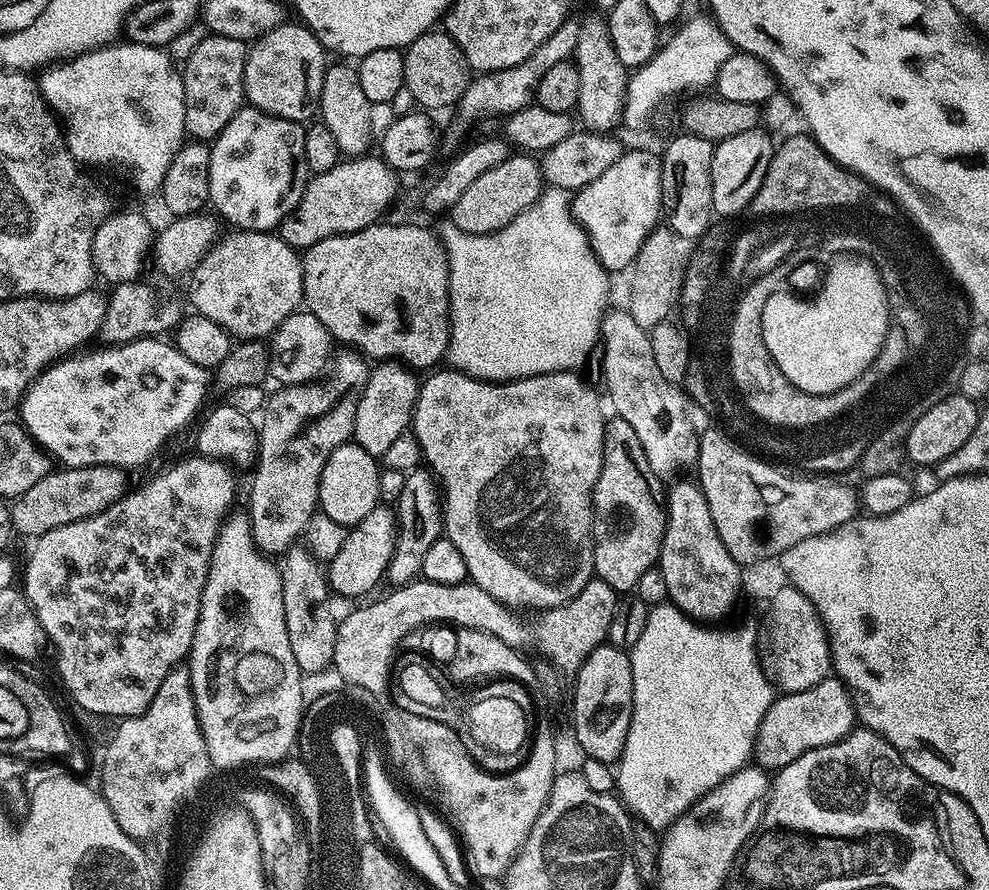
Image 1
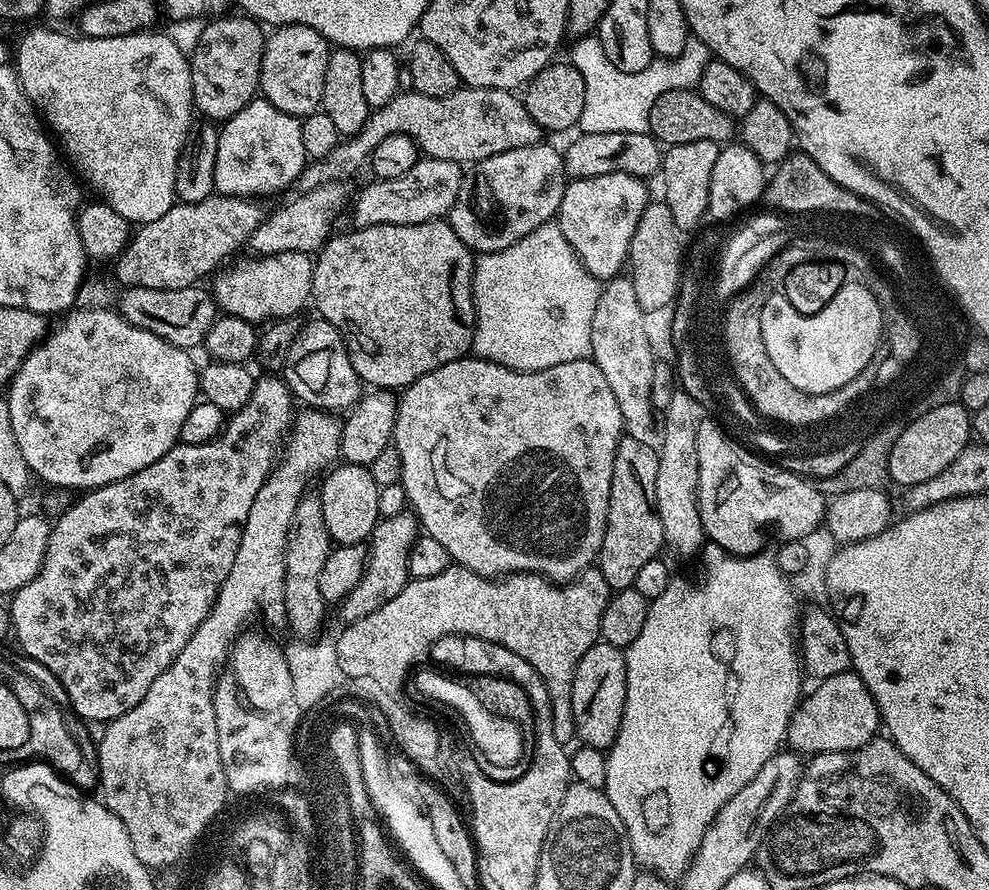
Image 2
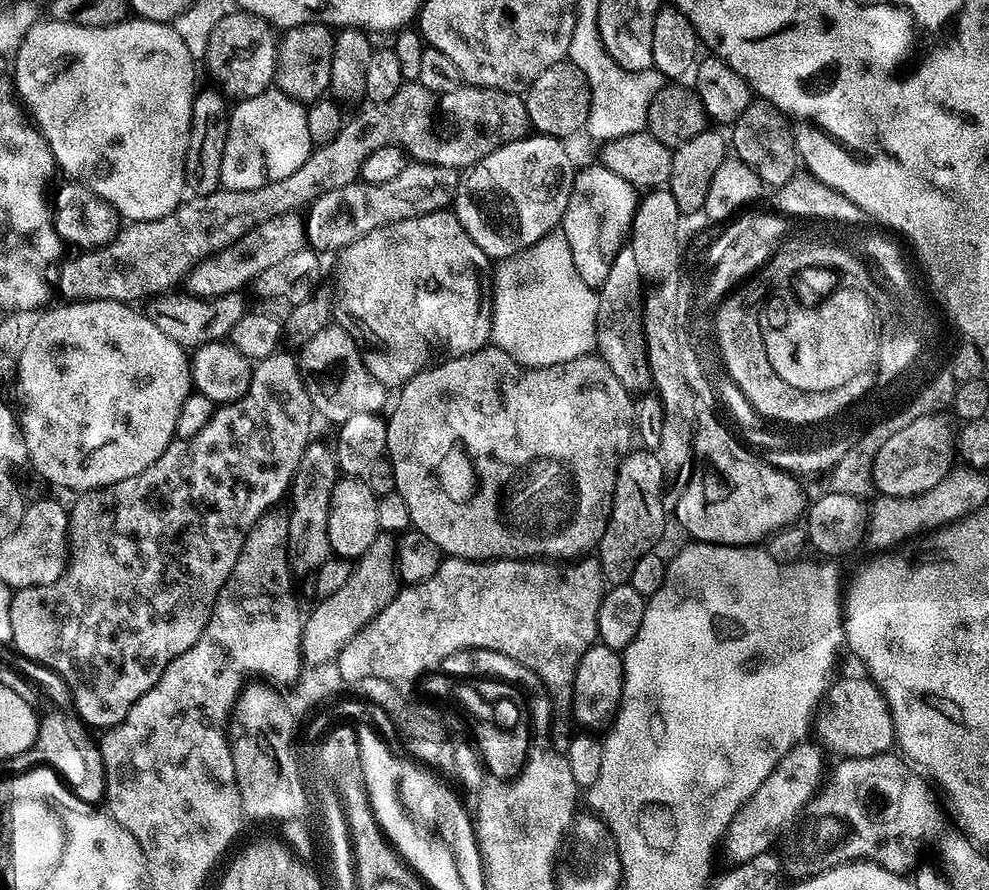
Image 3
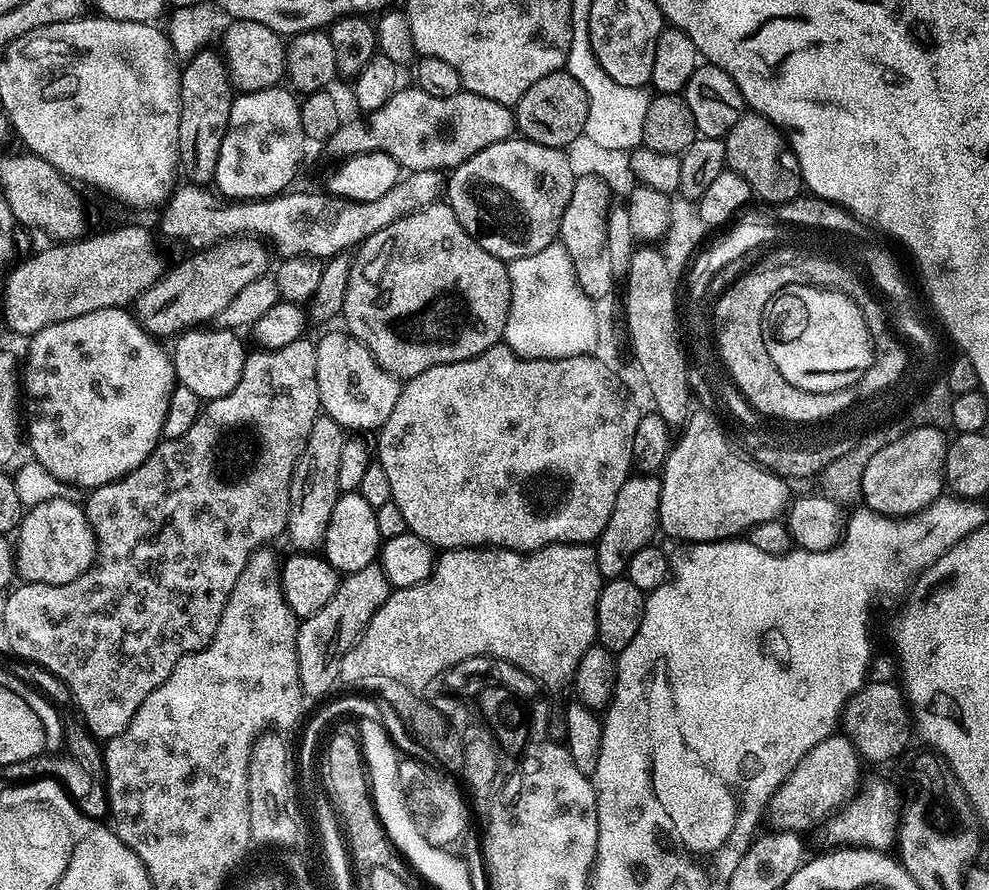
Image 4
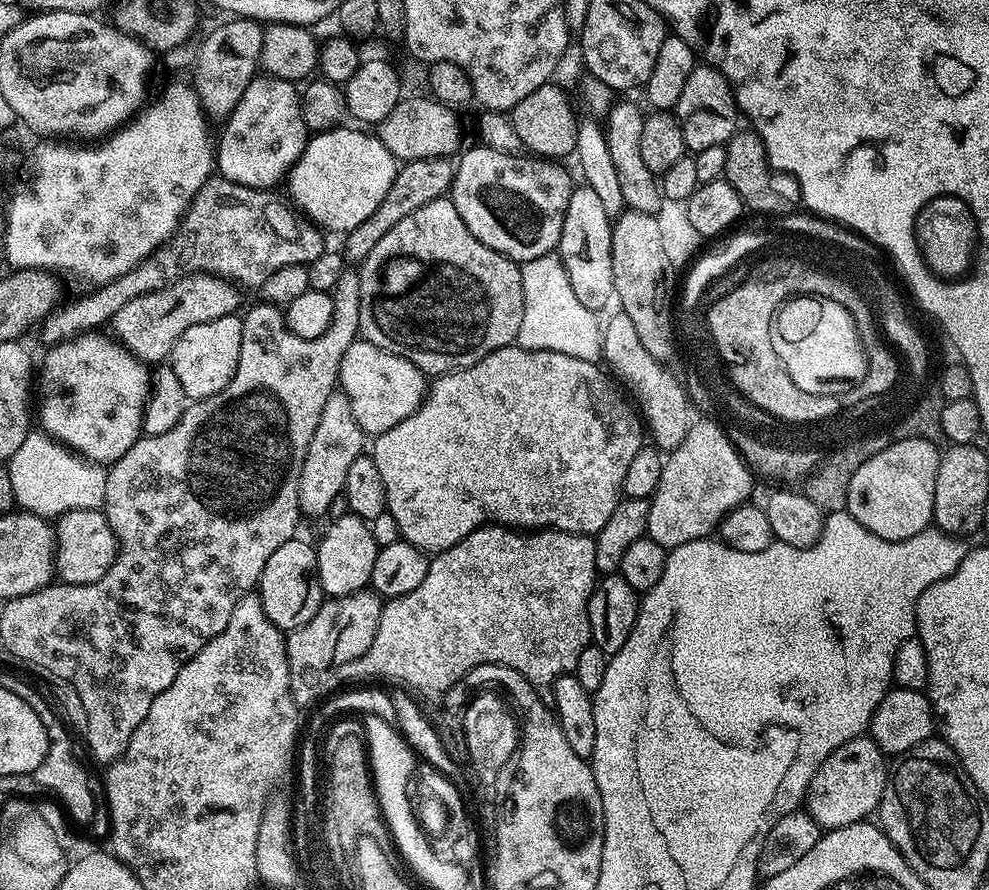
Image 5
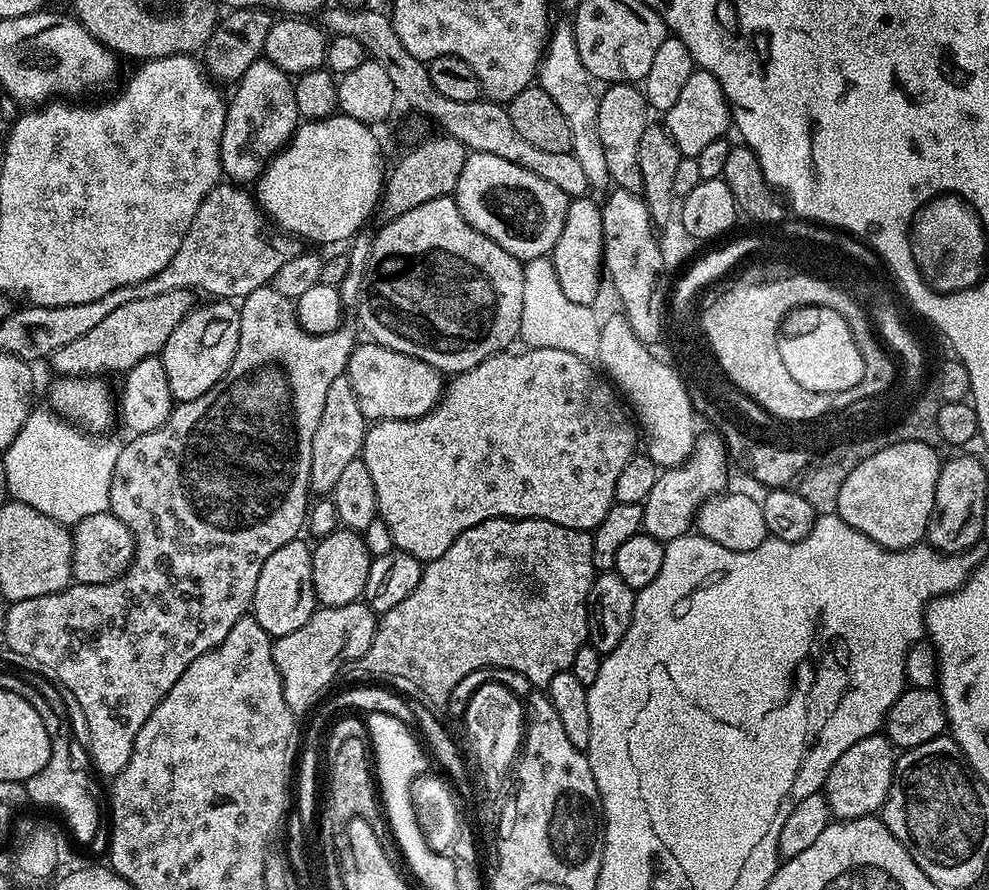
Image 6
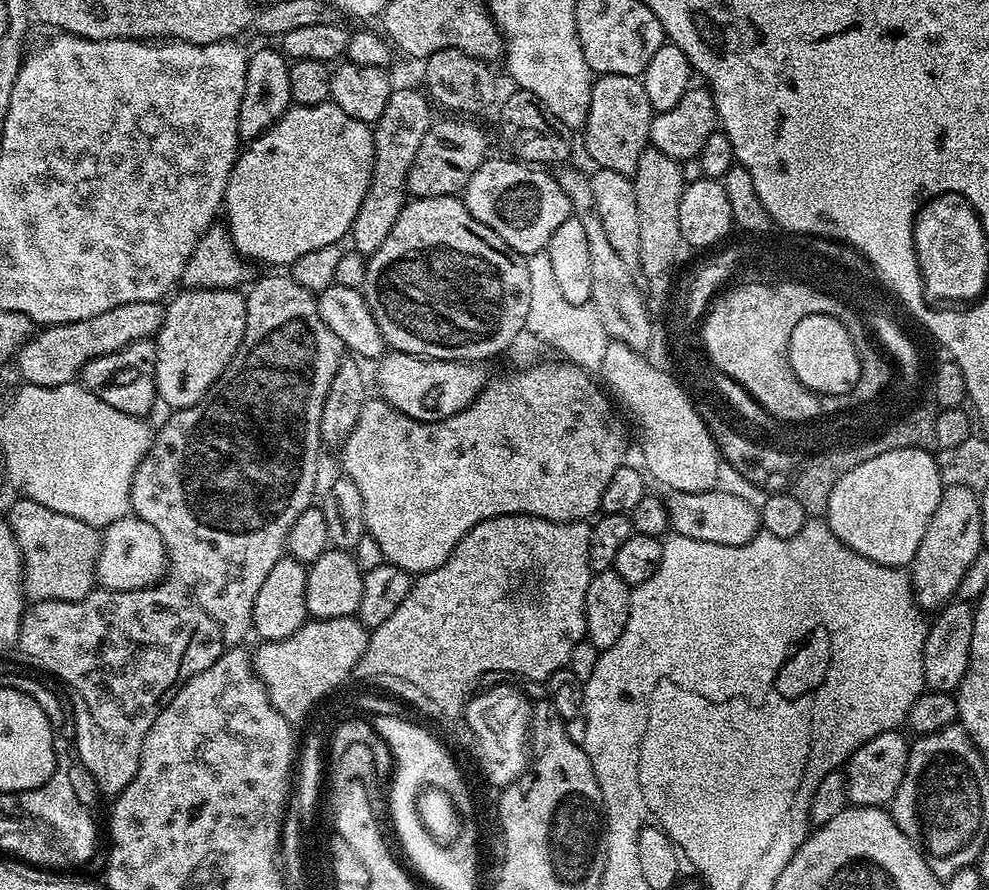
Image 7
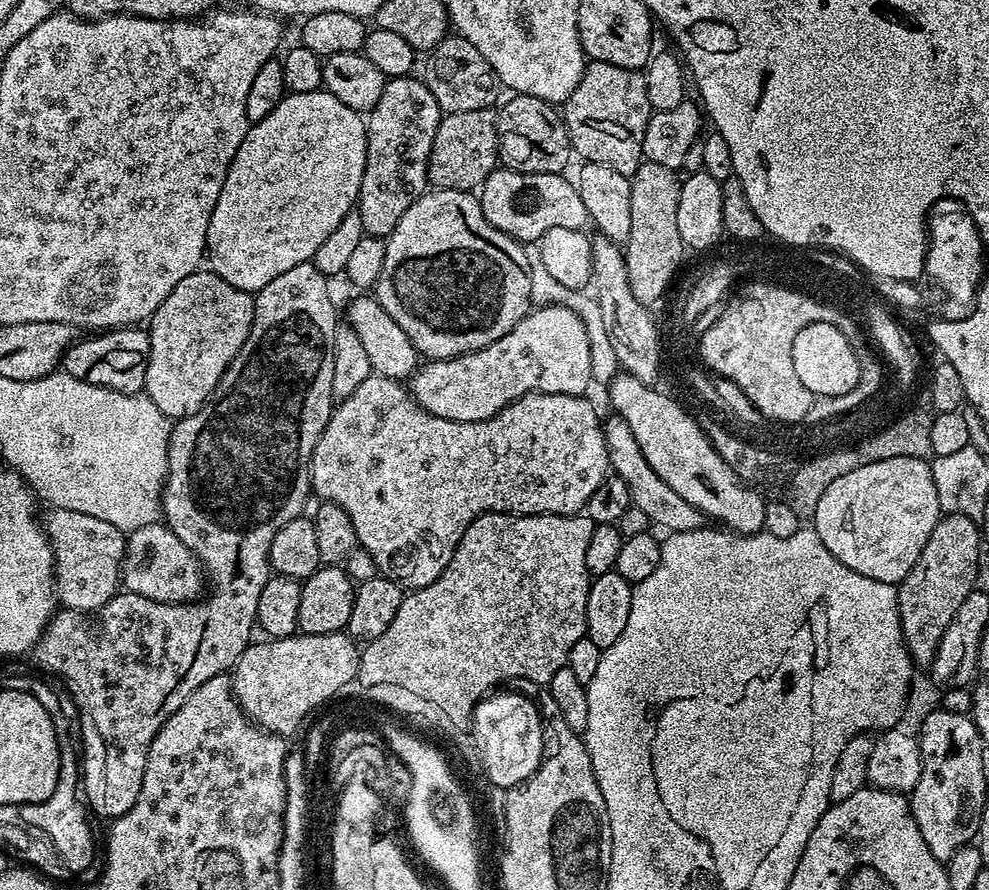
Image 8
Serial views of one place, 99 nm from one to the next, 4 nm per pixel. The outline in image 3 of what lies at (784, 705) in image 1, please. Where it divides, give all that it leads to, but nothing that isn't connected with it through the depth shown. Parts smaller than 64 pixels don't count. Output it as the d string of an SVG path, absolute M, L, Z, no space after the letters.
M848 676L845 680L837 679L833 683L814 724L815 731L820 731L819 739L823 747L828 750L833 748L837 757L850 760L892 752L896 744L894 718L888 699L877 684L861 676Z

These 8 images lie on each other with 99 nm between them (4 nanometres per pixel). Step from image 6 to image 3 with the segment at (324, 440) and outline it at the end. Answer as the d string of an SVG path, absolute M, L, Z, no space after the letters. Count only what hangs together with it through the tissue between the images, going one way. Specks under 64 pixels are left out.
M319 438L313 439L306 446L298 462L298 470L292 479L290 501L292 509L286 512L288 522L288 562L297 573L308 571L309 574L319 570L333 555L330 546L330 498L338 479L336 453L328 448Z

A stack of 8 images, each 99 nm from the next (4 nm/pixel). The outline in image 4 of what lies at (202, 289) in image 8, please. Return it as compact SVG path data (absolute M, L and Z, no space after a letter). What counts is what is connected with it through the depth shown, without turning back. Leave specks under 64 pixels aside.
M197 326L179 333L174 340L176 345L170 348L177 381L194 390L194 394L204 402L230 394L242 378L246 355L246 347L236 336L239 335L235 331L219 326Z

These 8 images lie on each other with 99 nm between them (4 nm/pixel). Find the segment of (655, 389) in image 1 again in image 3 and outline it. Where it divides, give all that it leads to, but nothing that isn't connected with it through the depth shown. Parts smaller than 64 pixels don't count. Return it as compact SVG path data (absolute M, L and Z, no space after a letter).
M631 247L620 249L614 262L610 262L610 274L598 290L598 318L596 319L596 348L600 359L614 370L614 378L630 390L648 388L648 352L644 349L645 327L642 321L642 291L640 292L642 273L638 261L634 259Z

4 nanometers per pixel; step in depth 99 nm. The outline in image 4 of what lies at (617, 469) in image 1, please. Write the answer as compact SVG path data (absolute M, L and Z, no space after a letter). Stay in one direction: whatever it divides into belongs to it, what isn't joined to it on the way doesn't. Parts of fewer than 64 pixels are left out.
M634 474L618 490L618 498L614 502L614 511L610 514L610 522L606 522L606 530L594 541L598 570L605 580L619 580L627 573L630 558L638 554L647 544L653 543L658 536L660 523L660 476Z

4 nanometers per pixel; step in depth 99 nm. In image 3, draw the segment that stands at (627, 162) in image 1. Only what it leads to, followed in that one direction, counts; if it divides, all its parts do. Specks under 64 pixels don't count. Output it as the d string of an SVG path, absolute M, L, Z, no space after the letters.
M595 162L589 168L580 168L574 178L574 186L570 190L570 202L566 202L566 214L562 221L562 231L566 234L566 242L570 242L570 254L574 254L574 270L582 277L586 286L599 290L606 282L606 274L610 274L610 262L623 247L626 235L632 227L632 219L638 203L637 189L633 188L626 178L618 178L614 170Z

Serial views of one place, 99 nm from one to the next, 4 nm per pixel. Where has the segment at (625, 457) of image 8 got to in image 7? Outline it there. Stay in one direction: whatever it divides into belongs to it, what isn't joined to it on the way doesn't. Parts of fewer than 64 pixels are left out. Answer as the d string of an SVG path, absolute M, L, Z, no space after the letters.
M674 492L666 496L668 526L675 535L694 538L698 542L714 542L718 546L742 546L761 531L760 510L733 494L710 492Z

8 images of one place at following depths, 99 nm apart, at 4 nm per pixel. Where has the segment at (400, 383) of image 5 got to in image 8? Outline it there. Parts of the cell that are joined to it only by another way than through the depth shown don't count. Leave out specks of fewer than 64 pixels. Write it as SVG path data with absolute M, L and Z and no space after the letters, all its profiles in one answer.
M560 304L536 306L523 316L512 332L506 333L498 342L490 342L477 352L451 356L448 360L421 363L410 377L410 391L417 404L430 414L454 422L478 422L498 414L507 405L531 392L542 394L566 394L584 396L588 384L593 383L590 370L590 340L584 323L568 308Z

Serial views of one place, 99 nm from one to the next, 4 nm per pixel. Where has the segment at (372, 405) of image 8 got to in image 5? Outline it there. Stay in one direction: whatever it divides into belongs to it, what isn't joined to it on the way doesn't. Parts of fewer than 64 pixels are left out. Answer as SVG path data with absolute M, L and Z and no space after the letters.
M519 346L499 348L486 354L486 358L474 362L474 366L458 368L454 372L445 372L435 377L427 385L420 405L406 418L402 418L398 426L375 437L370 444L372 461L374 466L378 466L382 482L386 485L386 511L392 515L394 522L398 522L401 537L425 554L446 550L466 538L466 534L470 534L475 528L483 528L485 524L499 524L513 530L555 530L595 537L602 526L610 522L610 514L614 514L614 510L620 505L626 470L636 452L646 444L645 425L637 409L624 401L625 393L620 393L619 390L621 391L613 377L599 363L591 364L582 358L554 350L530 350Z

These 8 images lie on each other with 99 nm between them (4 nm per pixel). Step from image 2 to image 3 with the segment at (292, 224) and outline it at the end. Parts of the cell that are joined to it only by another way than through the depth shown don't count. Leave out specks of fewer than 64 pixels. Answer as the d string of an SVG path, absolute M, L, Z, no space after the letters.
M287 212L278 218L270 218L270 222L262 222L221 252L215 252L213 256L194 265L186 277L188 292L202 301L211 301L247 289L251 280L259 281L262 273L270 270L270 266L282 262L282 258L290 258L290 254L301 251L305 244L303 221L295 213Z

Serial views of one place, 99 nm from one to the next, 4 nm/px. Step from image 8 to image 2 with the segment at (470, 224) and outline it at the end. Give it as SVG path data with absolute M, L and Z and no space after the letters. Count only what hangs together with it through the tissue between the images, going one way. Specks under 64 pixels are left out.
M447 219L410 226L379 224L351 231L333 235L319 249L312 266L310 300L320 311L319 319L330 322L342 334L361 381L376 390L403 390L422 374L469 355L476 333L476 307L472 301L474 253L454 234Z

